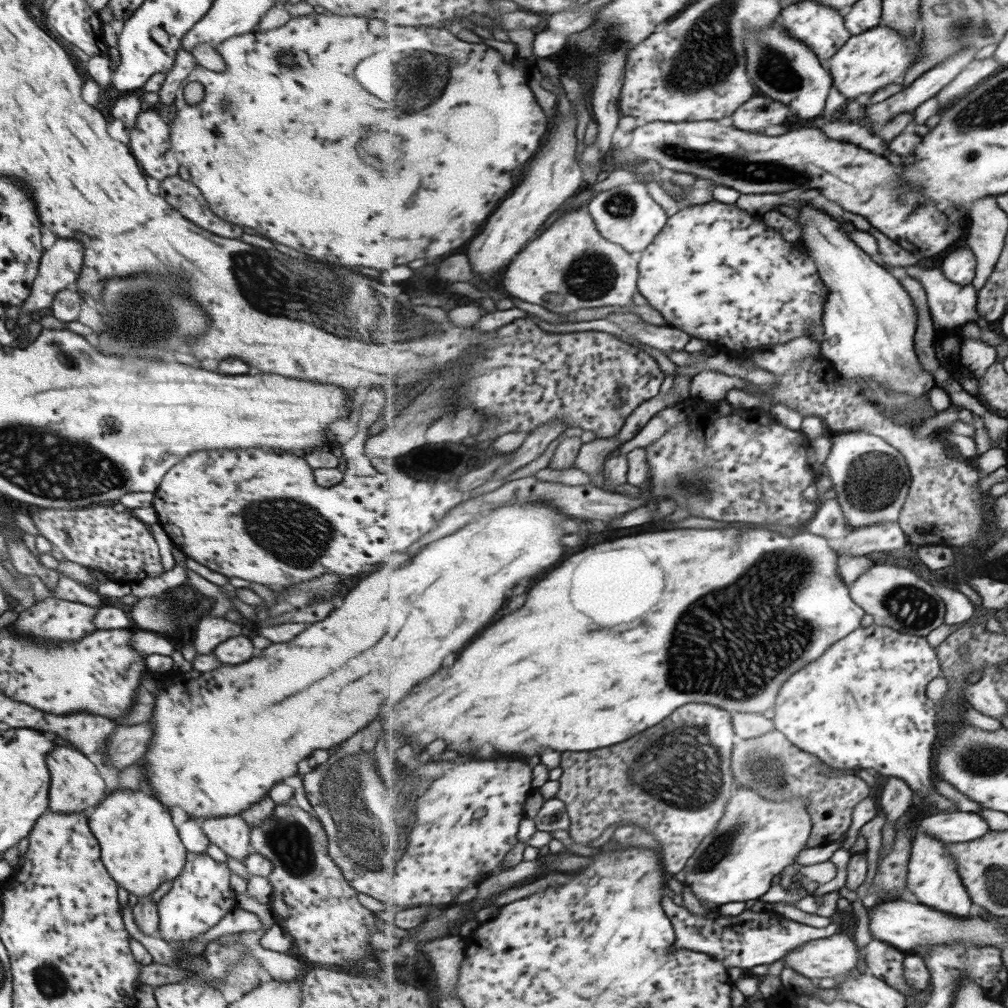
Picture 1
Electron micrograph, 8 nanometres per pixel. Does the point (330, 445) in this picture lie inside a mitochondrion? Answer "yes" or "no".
no

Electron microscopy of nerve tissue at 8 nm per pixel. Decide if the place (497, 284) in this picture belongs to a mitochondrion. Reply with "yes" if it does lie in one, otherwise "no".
no

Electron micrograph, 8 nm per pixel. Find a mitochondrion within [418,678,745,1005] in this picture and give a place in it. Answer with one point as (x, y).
(688, 779)

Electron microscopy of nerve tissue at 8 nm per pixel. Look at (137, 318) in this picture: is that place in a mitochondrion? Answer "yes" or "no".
yes

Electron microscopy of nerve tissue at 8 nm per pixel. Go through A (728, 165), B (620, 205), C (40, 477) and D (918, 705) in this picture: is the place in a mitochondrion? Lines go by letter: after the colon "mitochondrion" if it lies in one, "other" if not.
A: mitochondrion
B: mitochondrion
C: mitochondrion
D: other

